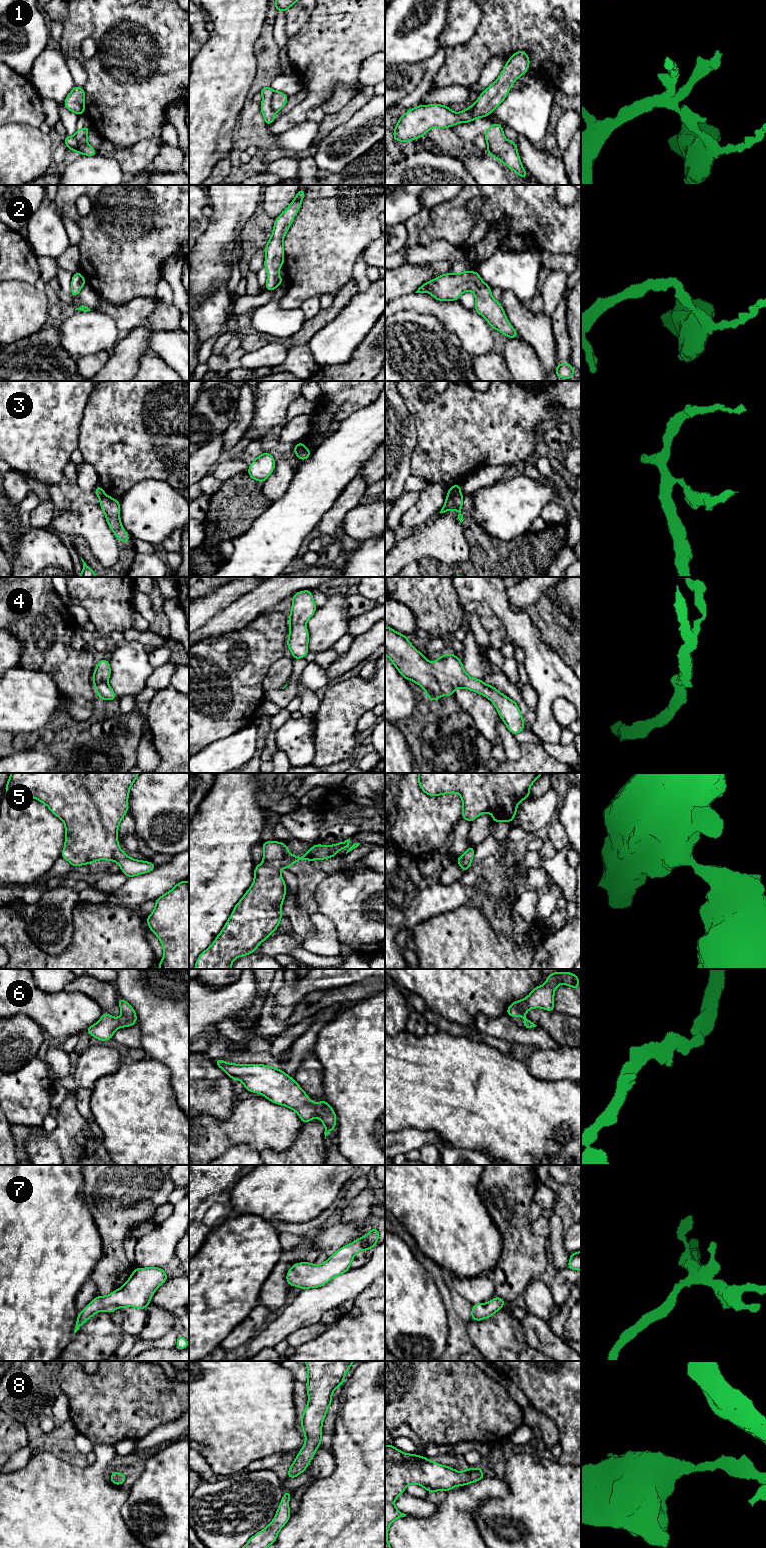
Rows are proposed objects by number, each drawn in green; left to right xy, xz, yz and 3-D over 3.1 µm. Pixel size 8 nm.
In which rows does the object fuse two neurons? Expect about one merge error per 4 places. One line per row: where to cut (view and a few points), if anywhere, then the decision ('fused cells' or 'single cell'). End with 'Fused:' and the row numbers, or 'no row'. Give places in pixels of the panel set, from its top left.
1: cut in xz along (273, 91), (271, 106), (275, 112); fused cells
2: no cut; single cell
3: cut in yz along (459, 491), (447, 496); fused cells
4: no cut; single cell
5: no cut; single cell
6: no cut; single cell
7: no cut; single cell
8: no cut; single cell
Fused: 1, 3

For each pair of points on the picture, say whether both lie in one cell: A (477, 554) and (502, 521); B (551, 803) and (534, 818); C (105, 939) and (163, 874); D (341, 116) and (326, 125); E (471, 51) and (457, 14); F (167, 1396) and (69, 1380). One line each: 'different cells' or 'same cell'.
A: different cells
B: same cell
C: different cells
D: same cell
E: different cells
F: same cell

